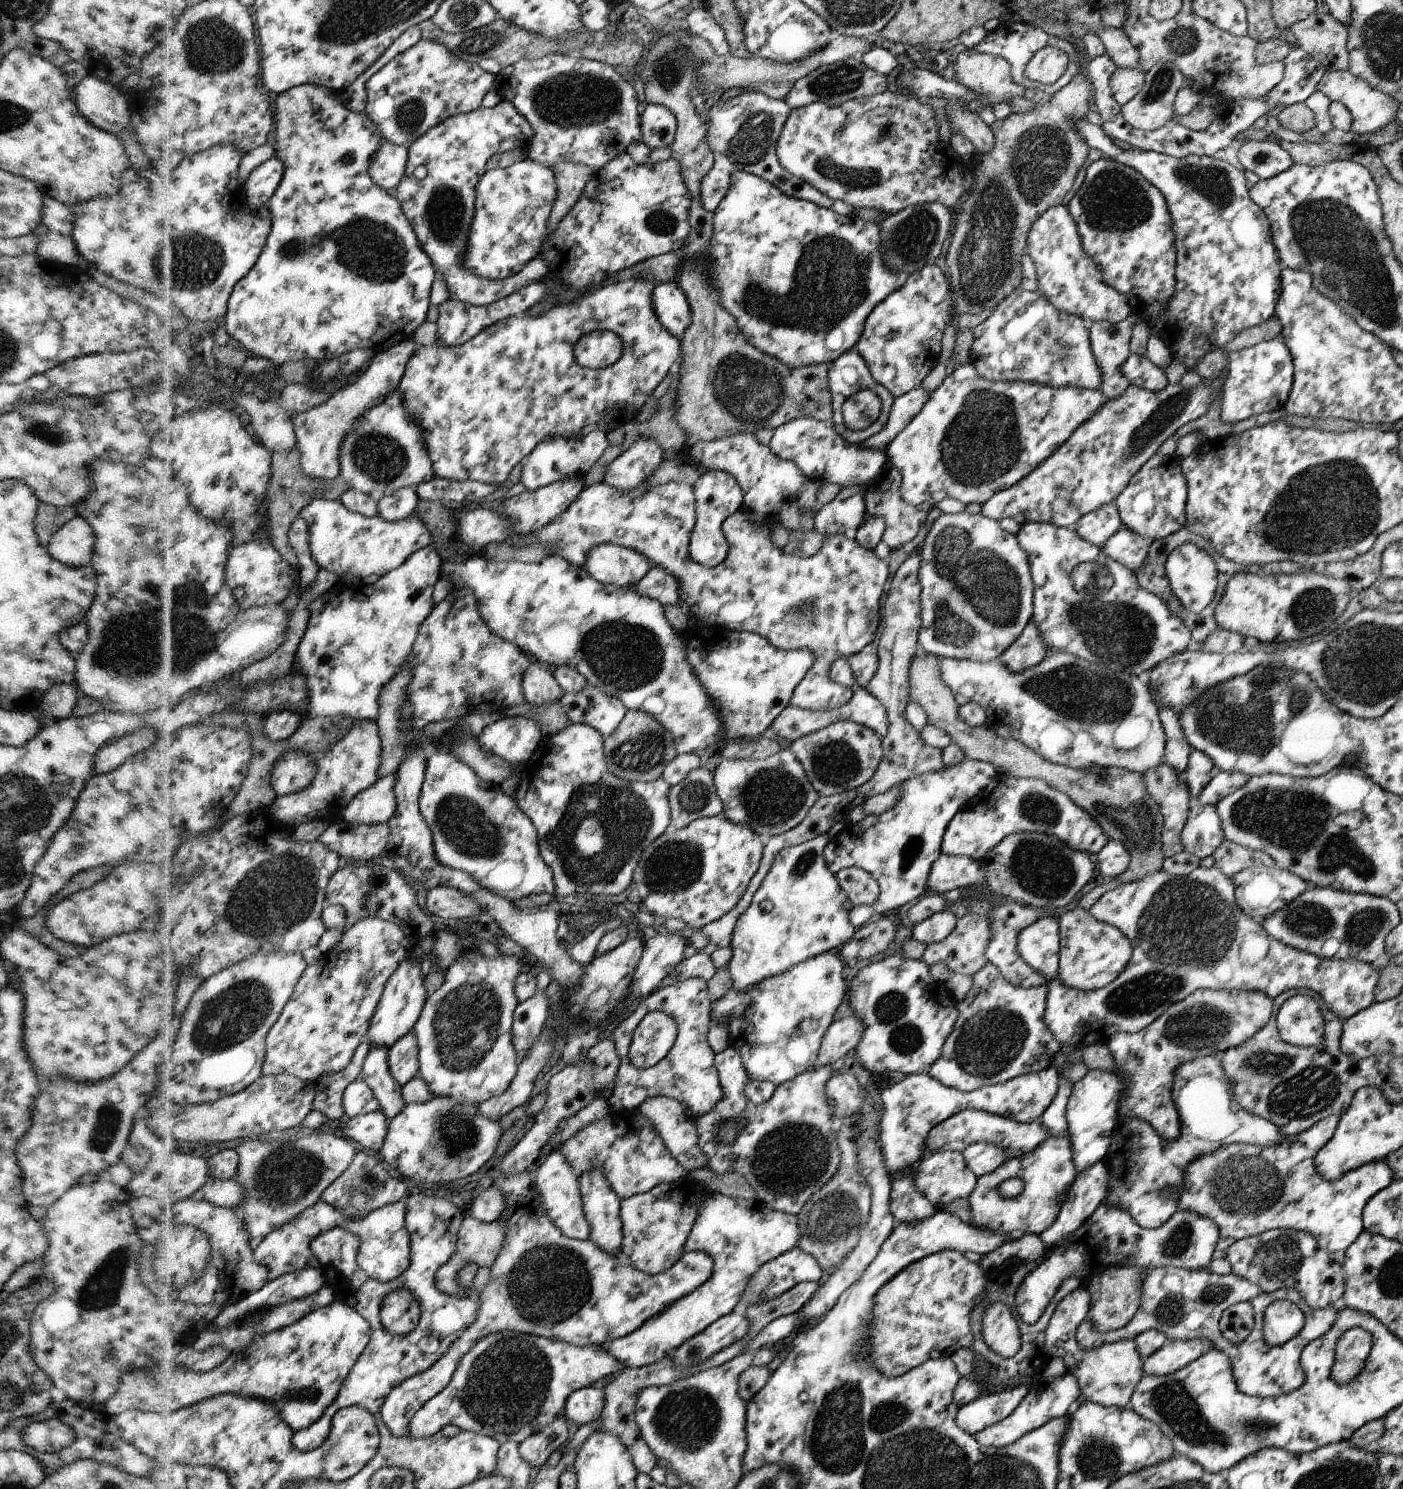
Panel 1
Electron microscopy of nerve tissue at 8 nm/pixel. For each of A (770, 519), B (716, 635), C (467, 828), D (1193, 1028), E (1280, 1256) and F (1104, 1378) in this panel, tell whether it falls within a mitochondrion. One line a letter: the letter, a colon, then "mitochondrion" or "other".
A: other
B: other
C: mitochondrion
D: mitochondrion
E: mitochondrion
F: other

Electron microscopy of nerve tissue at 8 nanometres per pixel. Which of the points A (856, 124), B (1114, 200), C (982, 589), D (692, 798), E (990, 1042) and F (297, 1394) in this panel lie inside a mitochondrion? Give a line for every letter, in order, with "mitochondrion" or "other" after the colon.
A: other
B: mitochondrion
C: mitochondrion
D: mitochondrion
E: mitochondrion
F: mitochondrion

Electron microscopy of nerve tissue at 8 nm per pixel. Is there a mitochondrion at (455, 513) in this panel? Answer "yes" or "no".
no

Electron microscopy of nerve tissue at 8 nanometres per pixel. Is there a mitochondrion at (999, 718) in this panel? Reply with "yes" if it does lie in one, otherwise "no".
no

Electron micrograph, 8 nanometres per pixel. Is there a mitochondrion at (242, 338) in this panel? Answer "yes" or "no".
no

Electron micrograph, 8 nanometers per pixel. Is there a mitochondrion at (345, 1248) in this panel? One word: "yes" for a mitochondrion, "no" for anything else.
no

